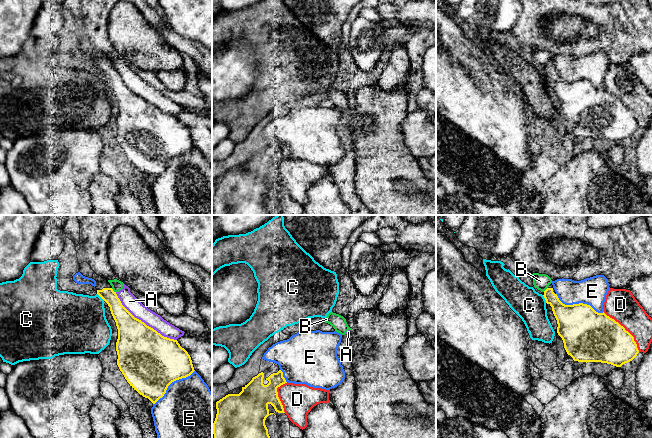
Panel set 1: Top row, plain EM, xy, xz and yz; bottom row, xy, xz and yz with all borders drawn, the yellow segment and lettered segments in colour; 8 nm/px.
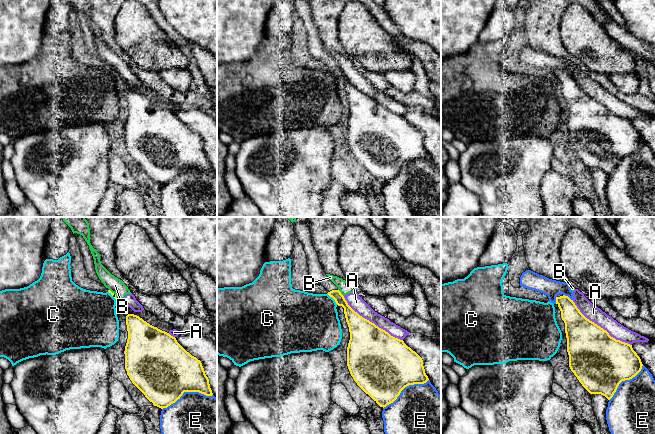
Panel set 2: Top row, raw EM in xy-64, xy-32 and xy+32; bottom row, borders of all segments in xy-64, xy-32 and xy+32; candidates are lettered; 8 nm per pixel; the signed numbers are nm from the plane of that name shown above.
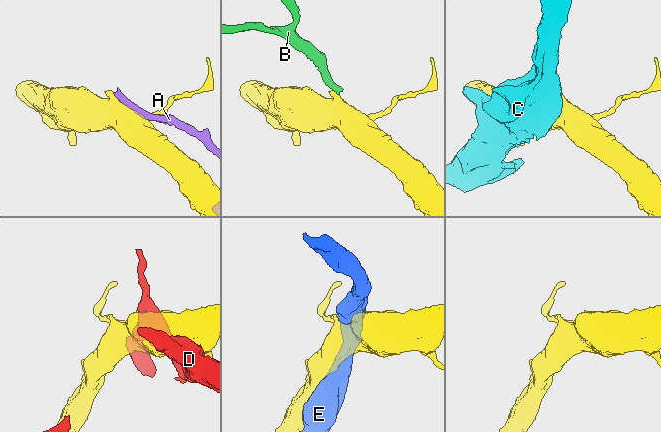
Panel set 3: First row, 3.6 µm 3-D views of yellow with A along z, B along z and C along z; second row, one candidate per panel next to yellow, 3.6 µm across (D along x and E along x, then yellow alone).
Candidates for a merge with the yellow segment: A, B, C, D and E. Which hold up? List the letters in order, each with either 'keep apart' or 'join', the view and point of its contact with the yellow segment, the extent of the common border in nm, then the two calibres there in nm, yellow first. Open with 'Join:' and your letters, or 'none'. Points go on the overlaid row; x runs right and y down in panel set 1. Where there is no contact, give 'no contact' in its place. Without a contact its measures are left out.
Join: none
A: keep apart; meets yellow in xy at (143, 322); contact 650 nm long; 420 nm thick on the yellow side, 120 nm on the other
B: keep apart; meets yellow in xy at (112, 290); contact 50 nm long; 140 nm thick on the yellow side, 90 nm on the other
C: keep apart; meets yellow in yz at (545, 299); contact 70 nm long; 220 nm thick on the yellow side, 240 nm on the other
D: keep apart; meets yellow in yz at (624, 329); contact 440 nm long; 400 nm thick on the yellow side, 260 nm on the other
E: keep apart; meets yellow in yz at (578, 304); contact 420 nm long; 400 nm thick on the yellow side, 220 nm on the other

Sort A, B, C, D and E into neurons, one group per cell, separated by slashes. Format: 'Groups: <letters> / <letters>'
Groups: A B / C / D / E

